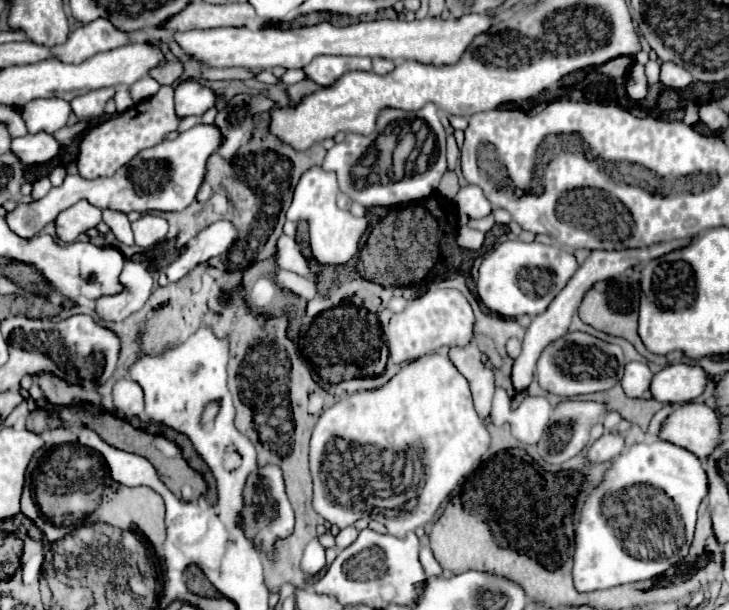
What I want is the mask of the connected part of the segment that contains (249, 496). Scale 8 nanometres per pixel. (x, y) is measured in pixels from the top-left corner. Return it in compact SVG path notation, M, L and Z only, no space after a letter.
M266 465L266 467L260 467L256 473L252 473L244 489L244 499L246 499L246 509L244 509L246 535L256 539L260 547L270 553L272 543L278 537L288 537L294 529L294 511L284 493L284 481L282 481L280 469L274 465Z

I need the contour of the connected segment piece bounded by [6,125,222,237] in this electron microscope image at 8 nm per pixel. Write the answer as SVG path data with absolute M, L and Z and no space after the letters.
M196 125L180 133L172 141L166 139L150 149L144 149L128 165L118 169L112 177L84 179L78 175L66 175L64 183L50 191L44 199L34 203L22 203L18 209L10 211L6 215L6 223L18 237L34 237L44 225L52 223L62 209L74 205L80 199L90 201L90 205L98 209L114 209L122 213L182 211L194 201L196 191L206 173L206 159L210 153L218 149L220 141L220 131L214 125Z

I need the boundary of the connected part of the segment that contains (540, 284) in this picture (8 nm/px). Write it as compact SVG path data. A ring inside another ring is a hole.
M518 239L504 241L484 255L484 261L478 269L476 291L480 301L498 315L534 317L550 305L550 301L560 293L560 289L568 283L576 269L578 263L574 255L562 247L542 245L538 241L532 243L522 243Z

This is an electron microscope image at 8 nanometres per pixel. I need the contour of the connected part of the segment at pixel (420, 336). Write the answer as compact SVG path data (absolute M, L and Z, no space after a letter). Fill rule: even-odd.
M430 289L424 295L416 297L410 307L402 313L392 315L386 327L386 343L390 349L390 363L406 363L418 357L424 357L440 347L450 345L466 345L472 341L472 325L474 313L466 301L466 297L456 289Z

